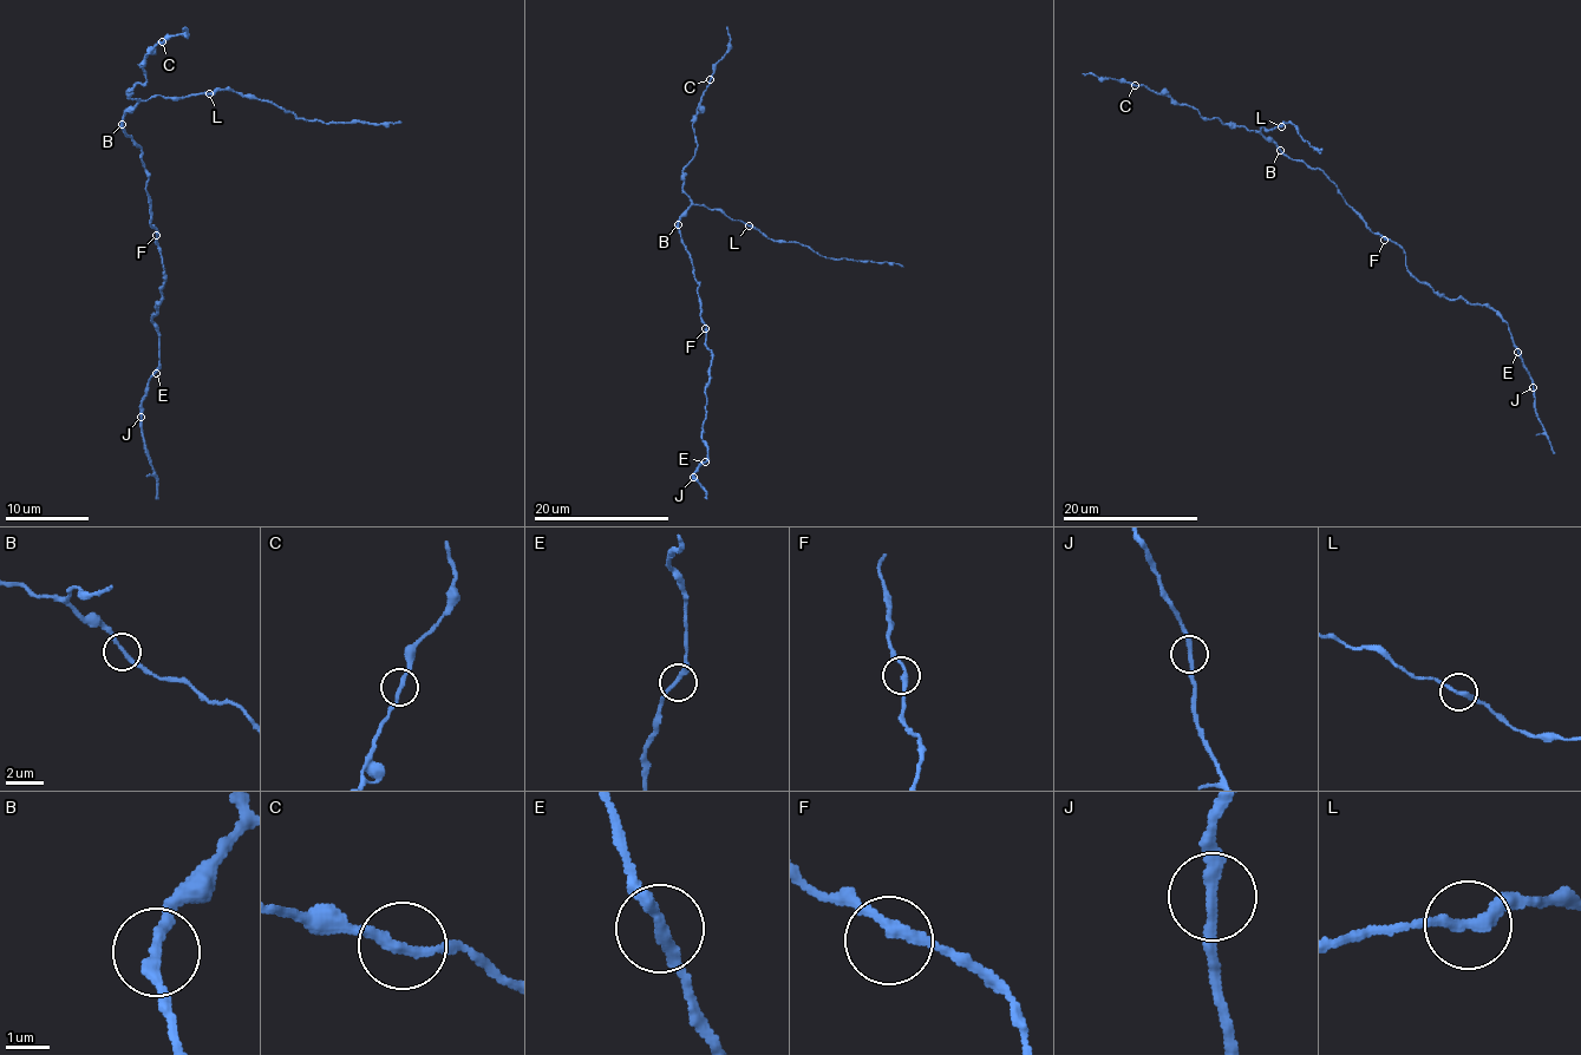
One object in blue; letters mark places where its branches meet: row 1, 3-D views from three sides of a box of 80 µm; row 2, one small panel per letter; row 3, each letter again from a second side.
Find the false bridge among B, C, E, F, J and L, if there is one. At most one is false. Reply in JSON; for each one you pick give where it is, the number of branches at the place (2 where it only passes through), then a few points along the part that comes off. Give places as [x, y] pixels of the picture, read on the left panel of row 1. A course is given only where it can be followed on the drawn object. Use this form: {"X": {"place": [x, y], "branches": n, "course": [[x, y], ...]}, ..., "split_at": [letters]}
{"split_at": []}

